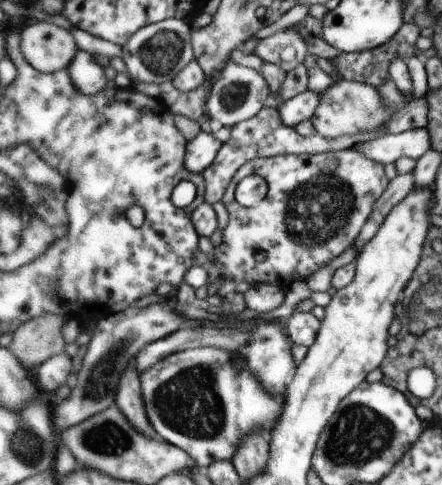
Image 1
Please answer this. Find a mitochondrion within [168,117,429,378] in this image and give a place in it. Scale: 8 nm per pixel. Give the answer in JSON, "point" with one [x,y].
{"point":[316,211]}

